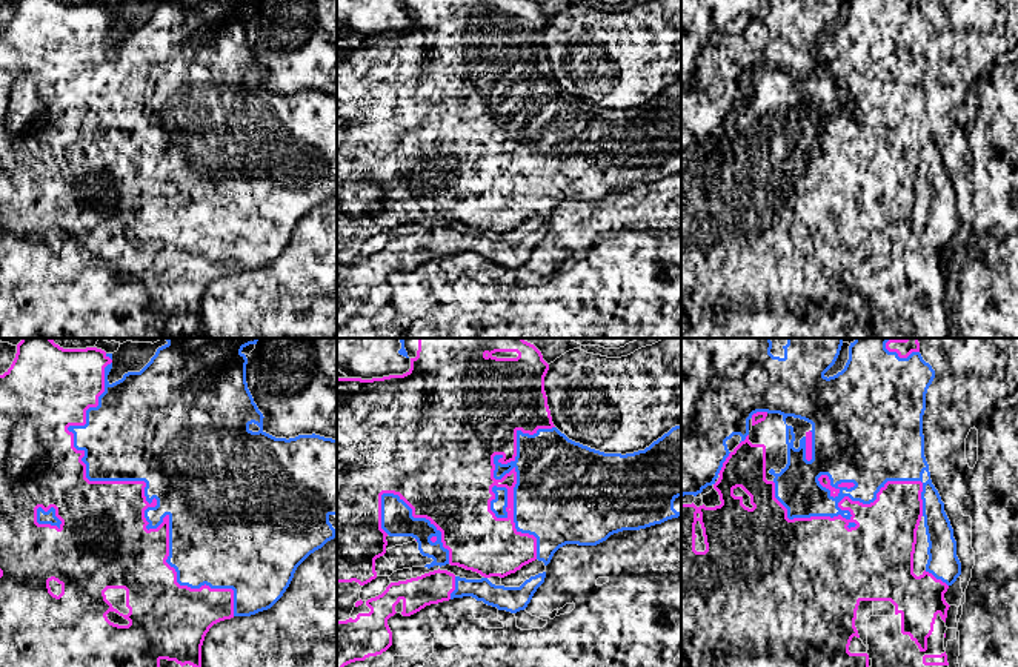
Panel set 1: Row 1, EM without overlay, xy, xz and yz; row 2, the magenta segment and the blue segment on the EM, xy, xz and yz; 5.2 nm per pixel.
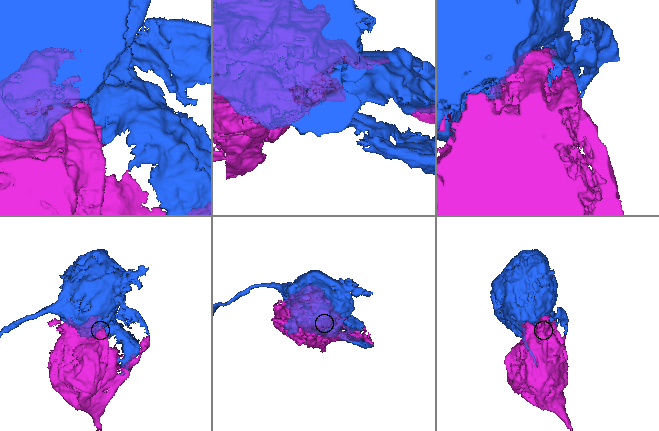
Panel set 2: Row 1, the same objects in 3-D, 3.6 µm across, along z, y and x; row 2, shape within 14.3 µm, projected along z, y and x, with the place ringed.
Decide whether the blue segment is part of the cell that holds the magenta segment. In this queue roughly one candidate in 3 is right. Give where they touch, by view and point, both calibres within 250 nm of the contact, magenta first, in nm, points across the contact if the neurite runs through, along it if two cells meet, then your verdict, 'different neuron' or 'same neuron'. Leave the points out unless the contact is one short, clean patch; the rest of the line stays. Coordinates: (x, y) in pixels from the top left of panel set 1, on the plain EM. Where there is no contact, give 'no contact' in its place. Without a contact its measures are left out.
meets magenta in xy at (143, 145); 400 nm thick on the magenta side, 460 nm on the other; different neuron

